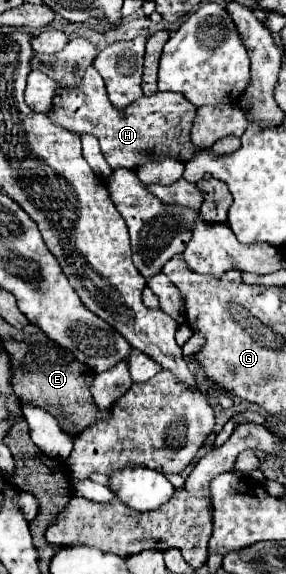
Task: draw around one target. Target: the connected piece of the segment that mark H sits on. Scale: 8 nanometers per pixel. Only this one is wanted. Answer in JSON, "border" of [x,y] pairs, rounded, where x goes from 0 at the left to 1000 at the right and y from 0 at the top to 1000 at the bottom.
{"border":[[[308,117],[294,138],[273,155],[203,155],[182,186],[182,211],[231,221],[238,228],[287,235],[322,232],[357,256],[357,270],[371,274],[392,294],[441,291],[469,294],[503,280],[503,263],[517,256],[545,256],[552,263],[622,277],[657,280],[671,267],[692,260],[664,249],[664,221],[678,211],[685,186],[636,169],[636,162],[538,162],[524,169],[490,169],[448,190],[413,193],[392,186],[371,166],[371,152],[357,134],[329,117]]]}

